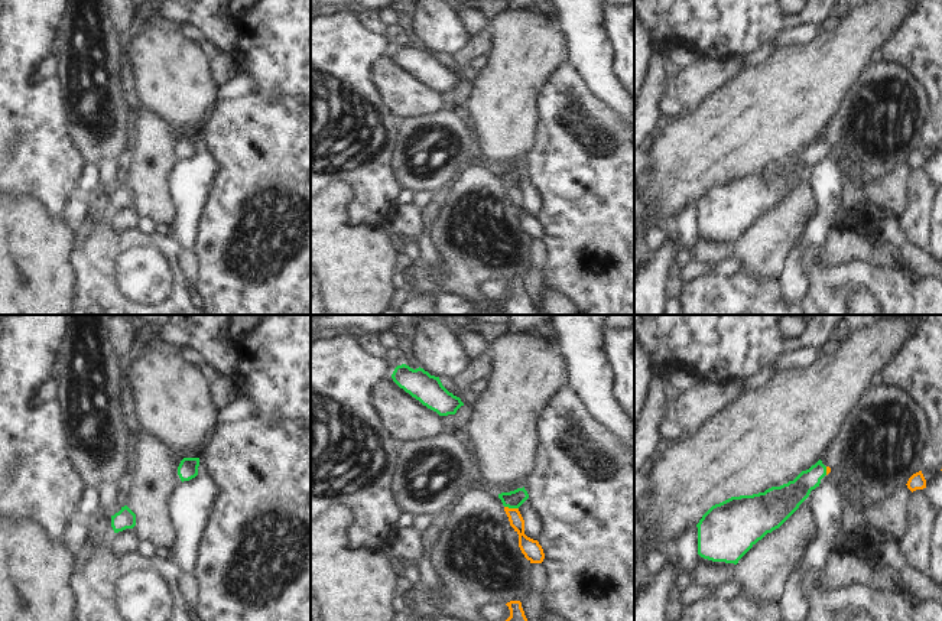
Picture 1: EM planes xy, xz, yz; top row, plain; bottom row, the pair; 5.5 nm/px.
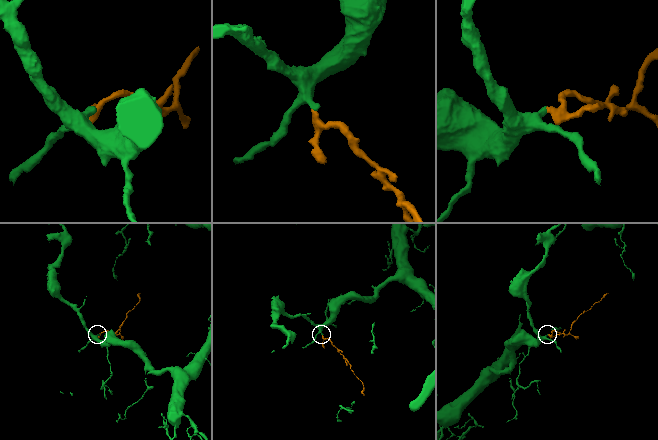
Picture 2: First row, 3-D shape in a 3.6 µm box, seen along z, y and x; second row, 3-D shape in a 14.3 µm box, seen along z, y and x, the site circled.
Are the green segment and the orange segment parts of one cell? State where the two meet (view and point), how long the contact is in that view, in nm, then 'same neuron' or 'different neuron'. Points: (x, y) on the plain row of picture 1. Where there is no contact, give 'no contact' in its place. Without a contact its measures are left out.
contact xz (512, 184); length 80 nm; same neuron

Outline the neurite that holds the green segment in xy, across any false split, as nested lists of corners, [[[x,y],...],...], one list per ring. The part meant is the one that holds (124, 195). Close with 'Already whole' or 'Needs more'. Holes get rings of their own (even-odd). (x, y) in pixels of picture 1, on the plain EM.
[[[121,183],[118,189],[111,192],[111,204],[114,209],[123,208],[126,205],[133,205],[136,202],[136,191],[127,183]]]. Already whole

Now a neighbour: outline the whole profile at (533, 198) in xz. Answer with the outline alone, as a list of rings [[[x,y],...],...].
[[[527,175],[519,188],[524,196],[524,211],[533,217],[537,217],[545,205],[545,196],[533,179]]]

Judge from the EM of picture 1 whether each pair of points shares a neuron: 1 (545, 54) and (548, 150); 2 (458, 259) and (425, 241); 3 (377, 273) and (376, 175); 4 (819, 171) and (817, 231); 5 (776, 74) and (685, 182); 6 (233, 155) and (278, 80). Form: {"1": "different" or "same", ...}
{"1": "different", "2": "different", "3": "different", "4": "same", "5": "same", "6": "different"}

